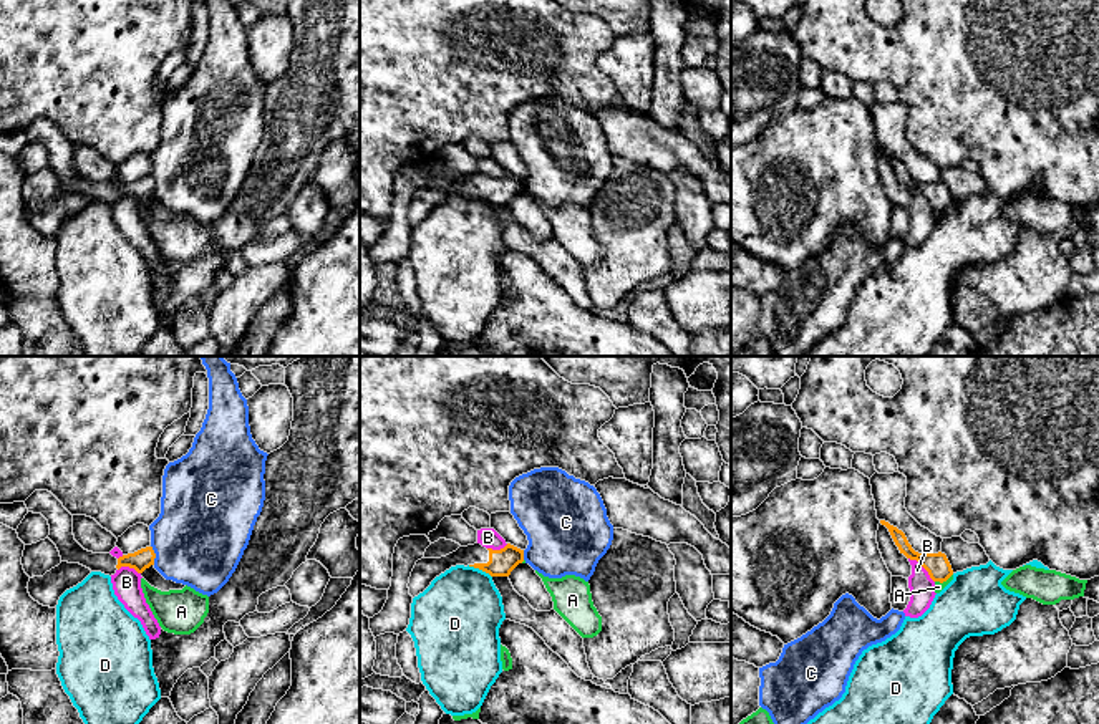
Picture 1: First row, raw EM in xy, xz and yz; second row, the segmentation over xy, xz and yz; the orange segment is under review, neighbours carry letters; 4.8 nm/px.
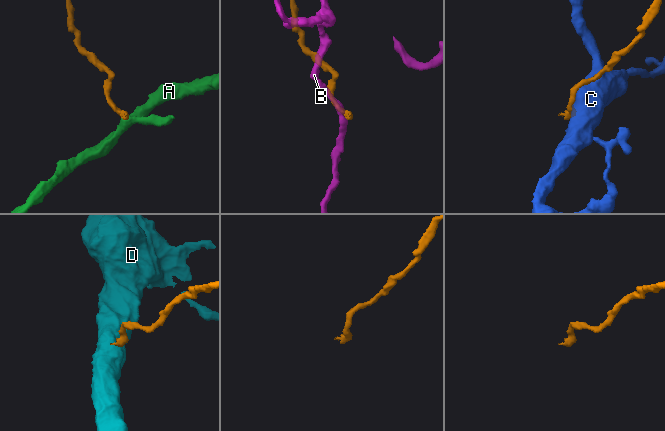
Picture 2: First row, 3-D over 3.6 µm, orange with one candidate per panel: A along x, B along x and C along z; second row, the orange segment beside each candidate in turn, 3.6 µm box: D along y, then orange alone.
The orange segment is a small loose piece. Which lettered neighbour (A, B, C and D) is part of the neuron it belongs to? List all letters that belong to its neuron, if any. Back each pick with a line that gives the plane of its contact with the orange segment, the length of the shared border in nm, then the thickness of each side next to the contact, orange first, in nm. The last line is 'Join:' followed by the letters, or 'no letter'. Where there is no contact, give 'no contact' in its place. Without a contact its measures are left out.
Join: no letter

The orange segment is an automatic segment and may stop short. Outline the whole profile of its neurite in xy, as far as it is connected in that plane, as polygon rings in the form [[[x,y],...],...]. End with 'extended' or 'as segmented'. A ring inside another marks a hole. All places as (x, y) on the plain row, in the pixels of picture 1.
[[[35,119],[25,129],[25,134],[28,141],[41,142],[48,149],[48,167],[56,174],[61,191],[80,192],[91,200],[101,200],[109,205],[114,204],[121,195],[129,195],[138,202],[143,202],[146,197],[154,194],[156,182],[153,176],[141,177],[119,187],[113,186],[111,182],[93,182],[85,179],[75,169],[73,144],[48,119]]]; extended

